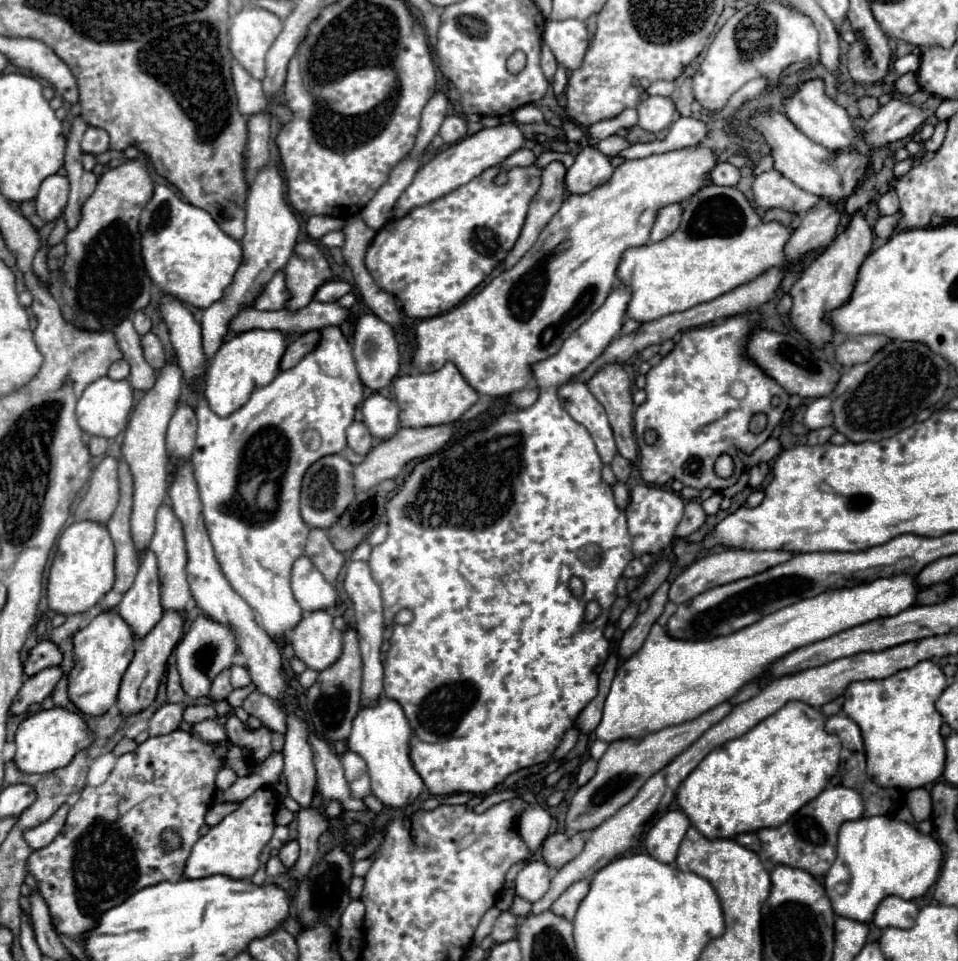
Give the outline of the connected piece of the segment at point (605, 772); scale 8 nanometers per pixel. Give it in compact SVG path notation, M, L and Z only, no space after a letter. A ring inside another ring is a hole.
M720 703L714 709L706 711L704 715L686 721L682 725L666 727L654 733L648 733L640 739L622 739L610 743L602 759L598 761L596 775L576 791L576 795L570 801L568 813L566 813L566 831L568 833L580 833L580 831L592 831L600 823L604 823L608 817L612 817L620 807L624 807L636 793L638 789L646 783L648 777L658 773L668 761L672 761L676 755L680 755L688 745L692 745L706 729L710 729L714 723L724 719L730 713L732 705Z

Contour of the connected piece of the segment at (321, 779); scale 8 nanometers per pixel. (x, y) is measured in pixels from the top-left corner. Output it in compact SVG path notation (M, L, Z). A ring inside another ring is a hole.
M310 735L310 745L314 751L314 763L316 763L316 771L318 771L318 793L320 793L322 801L324 803L338 801L342 805L342 809L348 809L348 811L366 809L362 799L352 797L350 785L344 779L342 761L340 761L340 757L336 757L332 747L316 735Z

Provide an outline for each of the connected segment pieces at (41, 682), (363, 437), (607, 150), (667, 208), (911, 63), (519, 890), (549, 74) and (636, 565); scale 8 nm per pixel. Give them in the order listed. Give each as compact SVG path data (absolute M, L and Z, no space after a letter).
M52 667L36 673L34 677L28 677L18 691L18 699L14 699L10 713L12 715L24 715L32 703L42 703L54 689L54 685L60 681L62 669Z
M354 421L346 429L346 435L348 435L348 447L354 449L356 453L364 455L364 453L368 453L368 449L372 449L374 439L372 439L372 435L370 435L370 431L368 431L368 427L364 423Z
M612 135L612 137L604 139L604 141L600 141L600 145L598 145L598 149L608 157L616 157L620 151L624 151L628 147L630 147L630 143L620 135Z
M670 203L658 209L650 241L662 241L664 237L668 237L668 233L674 233L676 225L680 225L680 213L682 213L680 203Z
M910 53L910 55L904 55L904 57L896 59L894 65L892 65L892 69L894 69L894 73L900 77L900 75L904 75L904 73L914 73L914 71L918 69L918 65L920 65L920 57Z
M530 861L516 877L516 895L534 903L538 901L550 885L550 869L544 861Z
M542 43L542 71L546 75L548 81L554 79L554 73L556 73L556 59L552 57L552 51L548 49L546 43Z
M632 559L624 569L624 577L642 577L644 573L646 573L646 567L642 565L640 559Z

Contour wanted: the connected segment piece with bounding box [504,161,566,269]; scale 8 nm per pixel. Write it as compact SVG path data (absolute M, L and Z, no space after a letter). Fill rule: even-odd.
M556 161L550 163L548 167L544 167L540 191L530 201L524 229L522 229L516 245L512 247L510 255L504 259L504 269L510 269L512 265L516 265L516 261L520 261L520 257L524 257L524 253L536 243L536 237L540 235L540 231L548 225L552 215L560 209L560 205L564 201L564 193L566 193L564 173L566 173L566 167Z

